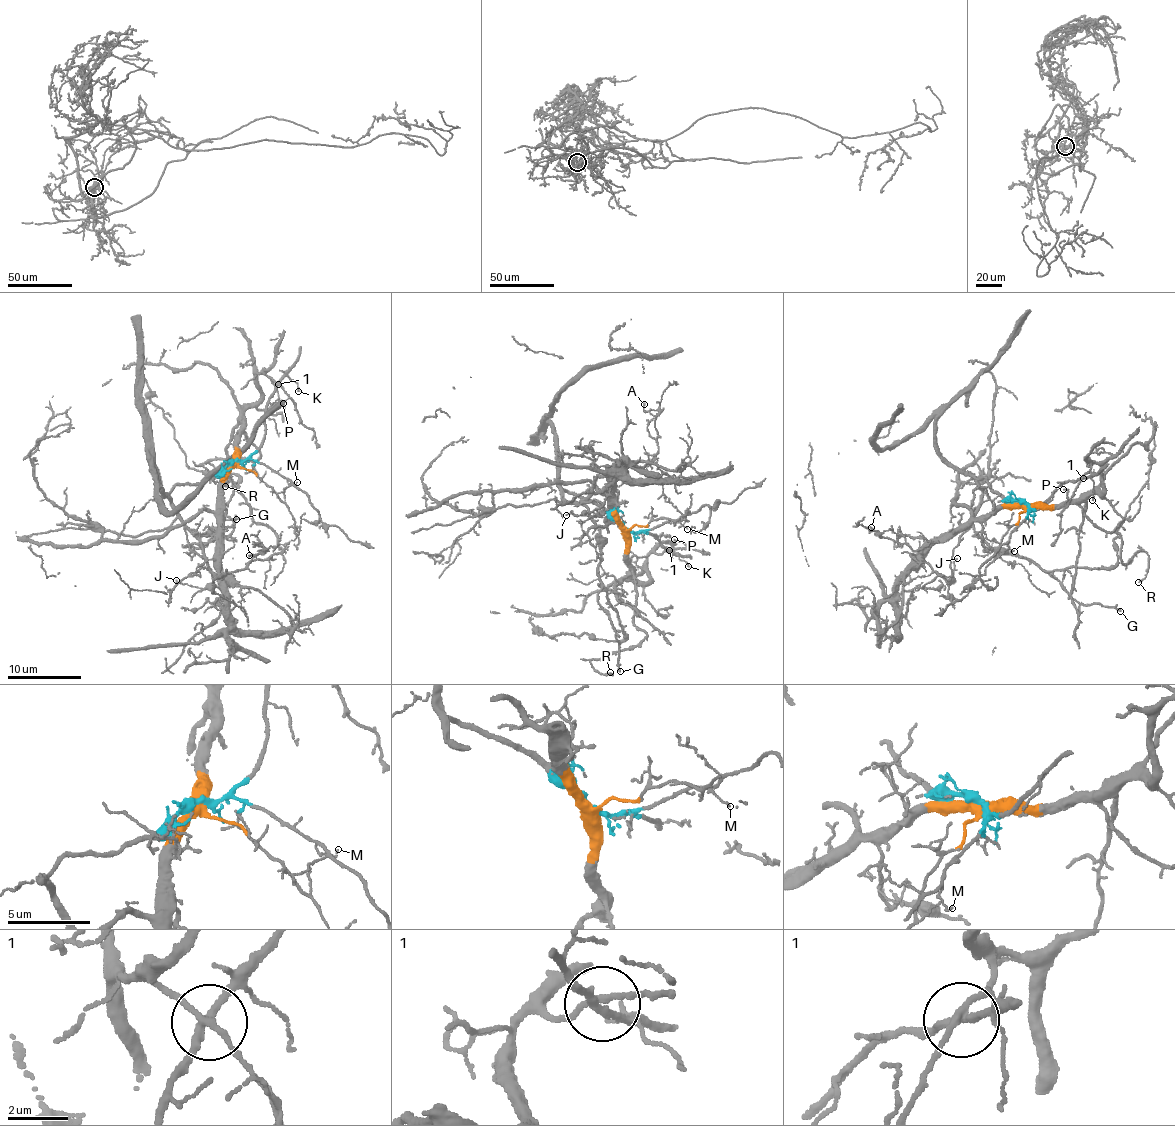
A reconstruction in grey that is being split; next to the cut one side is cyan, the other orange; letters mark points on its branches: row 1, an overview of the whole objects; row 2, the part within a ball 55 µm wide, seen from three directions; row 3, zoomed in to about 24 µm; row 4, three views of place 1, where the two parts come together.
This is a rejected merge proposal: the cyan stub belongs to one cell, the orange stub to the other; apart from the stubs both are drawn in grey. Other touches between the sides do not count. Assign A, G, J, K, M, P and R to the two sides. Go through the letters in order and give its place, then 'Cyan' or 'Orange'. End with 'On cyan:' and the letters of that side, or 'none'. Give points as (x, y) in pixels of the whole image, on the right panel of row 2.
A: Place: (871, 527). Orange
G: Place: (1120, 611). Cyan
J: Place: (957, 558). Cyan
K: Place: (1092, 500). Cyan
M: Place: (1014, 551). Cyan
P: Place: (1063, 489). Orange
R: Place: (1138, 582). Orange
On cyan: G, J, K, M

